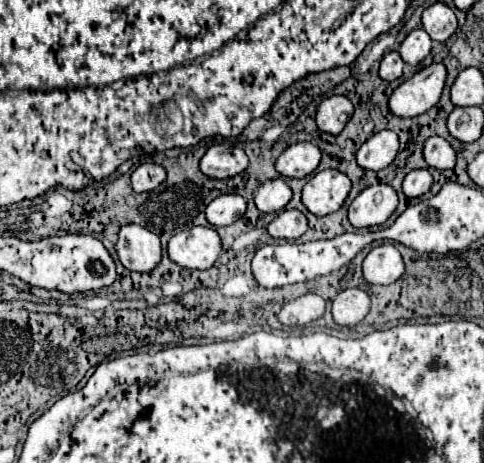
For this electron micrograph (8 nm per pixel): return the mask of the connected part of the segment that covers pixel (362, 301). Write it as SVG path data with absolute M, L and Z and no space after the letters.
M344 289L336 295L332 303L334 321L342 327L358 325L370 309L370 297L362 289Z

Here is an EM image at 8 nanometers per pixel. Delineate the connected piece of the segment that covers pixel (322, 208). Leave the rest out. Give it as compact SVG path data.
M326 169L316 173L302 189L302 203L304 207L314 215L330 215L338 211L348 197L350 191L350 179L336 171Z

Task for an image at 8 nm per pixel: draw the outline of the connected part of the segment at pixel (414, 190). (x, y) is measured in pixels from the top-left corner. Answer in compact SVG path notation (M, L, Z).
M414 169L414 171L410 171L404 177L404 183L402 183L402 191L410 199L428 193L430 187L432 187L432 175L426 169Z

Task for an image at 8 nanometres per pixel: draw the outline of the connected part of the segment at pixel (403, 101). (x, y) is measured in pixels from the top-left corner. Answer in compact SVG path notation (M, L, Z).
M432 63L420 69L414 77L400 83L388 101L392 115L396 117L416 117L430 107L434 107L442 95L446 81L446 71L442 63Z

